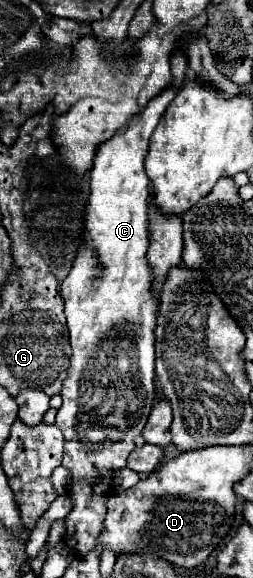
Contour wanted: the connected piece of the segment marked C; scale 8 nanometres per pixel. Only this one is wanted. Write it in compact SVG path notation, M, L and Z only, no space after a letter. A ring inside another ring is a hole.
M180 45L170 55L170 67L172 67L172 83L164 87L158 97L154 97L140 113L132 115L132 119L120 127L108 141L100 143L96 149L94 165L90 169L92 181L90 181L90 197L88 197L88 209L86 209L86 243L78 251L74 259L74 267L70 269L68 277L60 285L60 293L66 301L64 313L68 321L70 331L70 345L72 345L72 357L68 375L62 385L62 407L56 415L56 425L66 437L66 451L62 457L62 467L66 467L72 475L68 485L68 497L72 499L72 511L68 517L74 519L76 531L72 535L72 547L76 551L92 551L96 545L96 537L102 531L102 521L106 515L106 499L108 493L100 491L98 487L110 487L114 481L114 475L126 467L126 459L130 451L136 447L134 437L140 435L144 429L152 401L154 401L154 327L156 327L156 299L150 295L150 267L146 261L146 249L148 249L148 195L150 195L150 181L144 171L144 161L150 147L150 135L156 129L164 109L168 103L176 97L180 85L186 79L188 69L188 57L184 47ZM96 263L104 265L102 277L98 279ZM80 407L112 407L112 415L122 417L122 421L128 421L126 425L118 425L116 437L92 443L84 437L86 421L92 421L88 415L80 415Z

